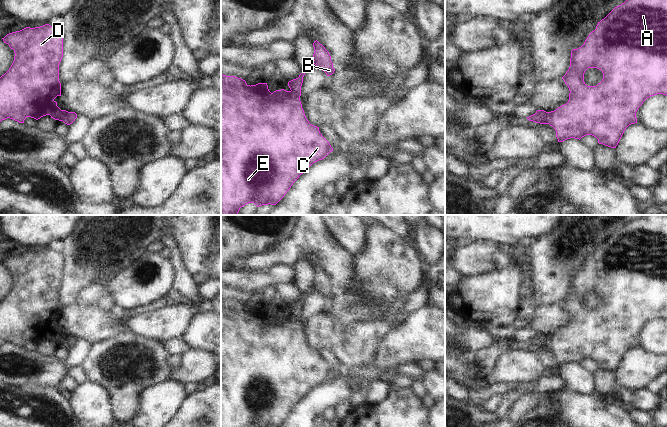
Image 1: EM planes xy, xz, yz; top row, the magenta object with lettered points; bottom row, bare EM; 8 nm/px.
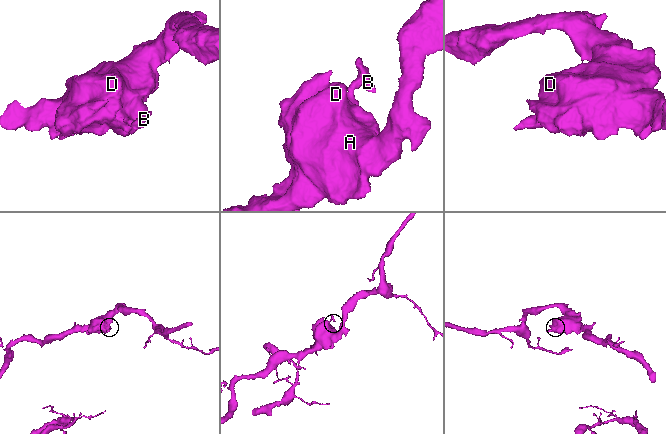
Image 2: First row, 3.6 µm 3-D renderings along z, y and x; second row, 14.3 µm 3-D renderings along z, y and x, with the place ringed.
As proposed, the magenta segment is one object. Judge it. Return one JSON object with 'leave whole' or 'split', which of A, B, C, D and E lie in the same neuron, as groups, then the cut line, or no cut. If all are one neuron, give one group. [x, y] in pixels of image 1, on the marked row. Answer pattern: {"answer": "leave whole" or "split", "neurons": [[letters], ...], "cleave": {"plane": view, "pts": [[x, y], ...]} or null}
{"answer": "leave whole", "neurons": [["A", "B", "C", "D", "E"]], "cleave": null}

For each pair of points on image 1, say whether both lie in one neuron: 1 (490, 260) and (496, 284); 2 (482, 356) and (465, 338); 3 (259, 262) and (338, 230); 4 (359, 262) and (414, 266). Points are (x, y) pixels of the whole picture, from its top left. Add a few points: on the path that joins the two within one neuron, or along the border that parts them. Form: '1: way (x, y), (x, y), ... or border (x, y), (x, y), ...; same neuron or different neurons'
1: border (513, 263), (470, 276); different neurons
2: border (492, 343), (475, 353); different neurons
3: border (324, 225), (329, 234), (346, 250); different neurons
4: way (373, 266), (400, 266); same neuron

